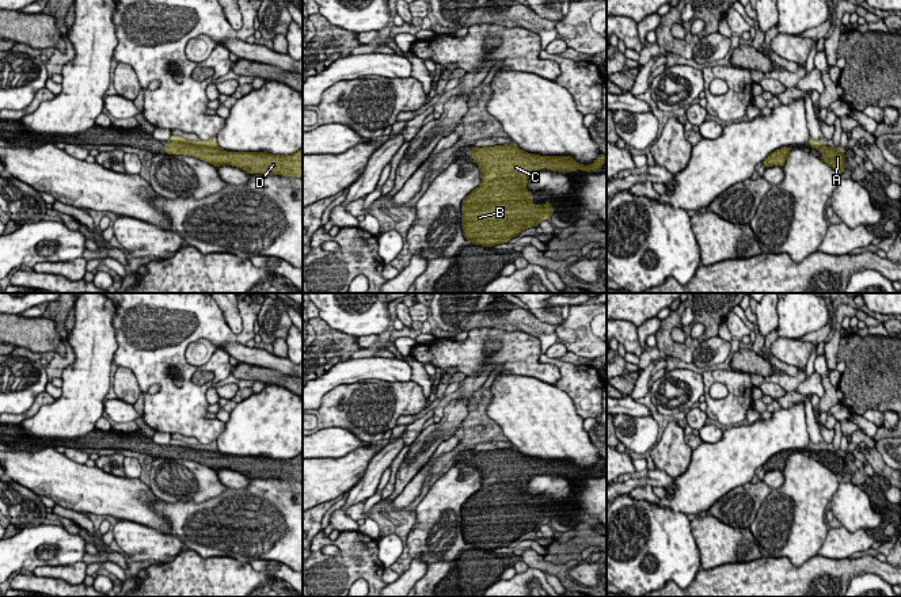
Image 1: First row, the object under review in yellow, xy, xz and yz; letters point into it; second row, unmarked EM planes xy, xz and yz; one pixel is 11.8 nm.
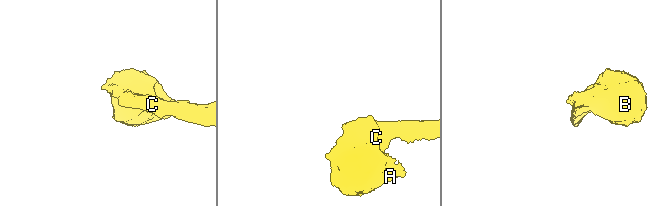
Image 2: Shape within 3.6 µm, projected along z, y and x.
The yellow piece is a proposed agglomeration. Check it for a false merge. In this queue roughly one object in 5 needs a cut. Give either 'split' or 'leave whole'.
leave whole

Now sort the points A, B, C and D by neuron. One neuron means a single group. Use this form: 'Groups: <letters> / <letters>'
Groups: A B C D

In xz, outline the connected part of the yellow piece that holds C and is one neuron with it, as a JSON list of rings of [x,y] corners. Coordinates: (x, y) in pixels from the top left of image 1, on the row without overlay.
[[[514,446],[471,452],[469,460],[480,472],[482,487],[461,506],[461,533],[467,544],[483,551],[509,547],[512,541],[518,540],[522,535],[551,522],[555,513],[548,503],[545,503],[544,509],[535,509],[533,497],[529,497],[526,493],[528,483],[533,476],[540,472],[563,478],[577,474],[590,476],[601,472],[607,464],[607,459],[601,457],[592,468],[583,469],[577,467],[571,460],[531,459],[520,453]]]

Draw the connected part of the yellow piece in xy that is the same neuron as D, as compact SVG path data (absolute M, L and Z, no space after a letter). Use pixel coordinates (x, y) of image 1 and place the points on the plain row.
M171 440L166 446L170 459L193 460L214 471L224 468L237 471L247 478L296 480L303 483L303 453L292 459L267 456L228 456L220 453L216 440L210 444L189 445L182 440Z

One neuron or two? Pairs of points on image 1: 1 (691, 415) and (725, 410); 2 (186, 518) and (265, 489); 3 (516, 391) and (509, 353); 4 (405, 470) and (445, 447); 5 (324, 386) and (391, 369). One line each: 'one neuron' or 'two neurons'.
1: two neurons
2: one neuron
3: two neurons
4: two neurons
5: one neuron

